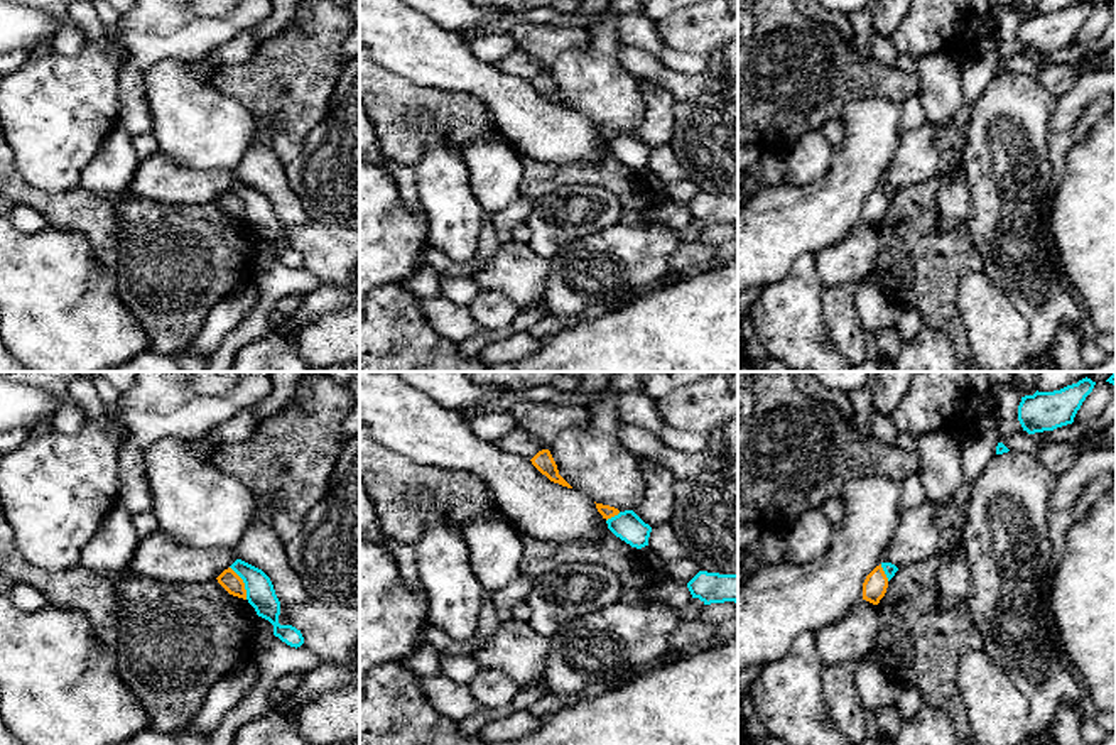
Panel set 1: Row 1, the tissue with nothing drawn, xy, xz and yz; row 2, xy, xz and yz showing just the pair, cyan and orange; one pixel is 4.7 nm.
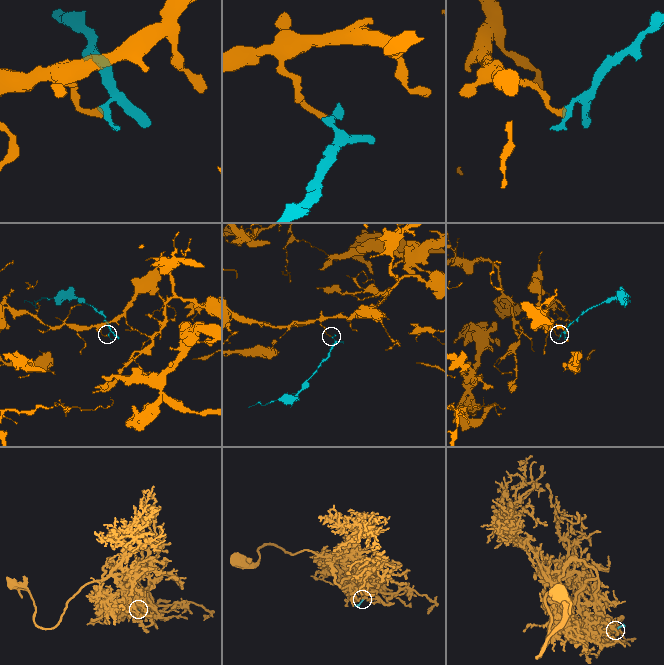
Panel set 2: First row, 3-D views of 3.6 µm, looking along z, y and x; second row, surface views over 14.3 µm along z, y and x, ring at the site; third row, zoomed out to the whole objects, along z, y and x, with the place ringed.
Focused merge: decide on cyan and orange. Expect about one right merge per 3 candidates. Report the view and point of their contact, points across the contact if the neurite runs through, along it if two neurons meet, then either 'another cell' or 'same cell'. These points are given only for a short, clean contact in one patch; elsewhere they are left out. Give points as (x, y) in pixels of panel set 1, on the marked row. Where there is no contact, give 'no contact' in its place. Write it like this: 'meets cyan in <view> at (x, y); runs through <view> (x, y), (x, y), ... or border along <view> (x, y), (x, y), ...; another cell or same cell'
meets cyan in xy at (243, 581); border along xy (230, 566), (242, 580), (247, 598); another cell

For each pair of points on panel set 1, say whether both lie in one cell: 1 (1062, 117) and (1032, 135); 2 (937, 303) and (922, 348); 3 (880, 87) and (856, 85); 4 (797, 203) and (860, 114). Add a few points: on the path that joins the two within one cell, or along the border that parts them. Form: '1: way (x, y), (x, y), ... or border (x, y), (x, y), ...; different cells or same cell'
1: border (1059, 98), (1047, 129), (1047, 157), (1050, 166); different cells
2: border (926, 325), (941, 330), (949, 338), (954, 353); different cells
3: way (875, 85), (861, 85); same cell
4: way (824, 193), (860, 157), (860, 141); same cell

